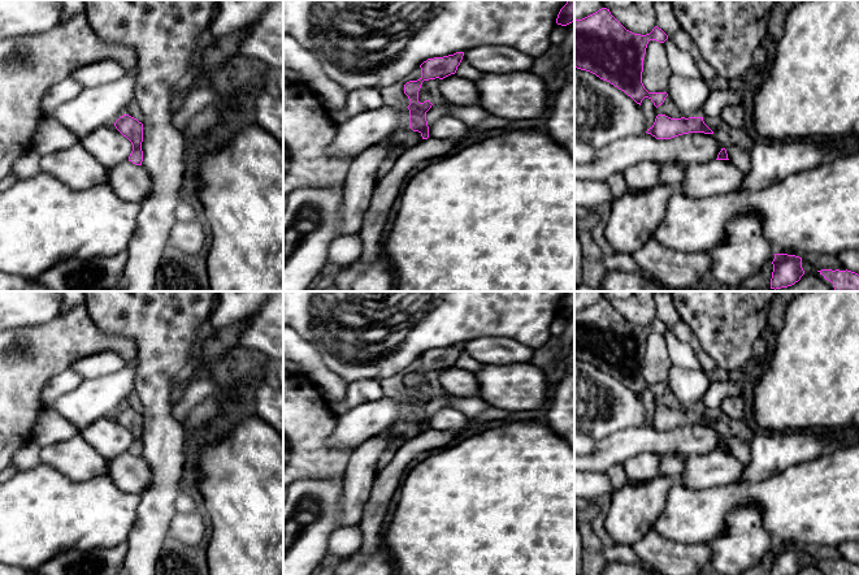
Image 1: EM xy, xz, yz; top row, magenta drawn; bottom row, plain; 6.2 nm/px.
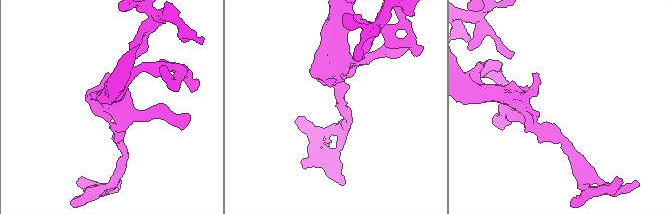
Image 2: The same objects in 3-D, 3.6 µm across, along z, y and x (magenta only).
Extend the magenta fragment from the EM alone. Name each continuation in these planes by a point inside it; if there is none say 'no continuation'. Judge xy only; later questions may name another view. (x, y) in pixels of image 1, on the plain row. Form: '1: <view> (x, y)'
no continuation

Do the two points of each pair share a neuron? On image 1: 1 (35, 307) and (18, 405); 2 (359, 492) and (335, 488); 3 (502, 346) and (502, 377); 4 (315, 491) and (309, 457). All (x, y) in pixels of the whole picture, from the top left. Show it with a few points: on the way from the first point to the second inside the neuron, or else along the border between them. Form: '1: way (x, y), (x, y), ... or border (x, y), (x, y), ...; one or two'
1: border (57, 314), (47, 321), (13, 329); two
2: border (343, 478), (343, 491), (337, 519); two
3: border (530, 362), (481, 366); two
4: border (342, 476), (337, 479), (296, 480); two

